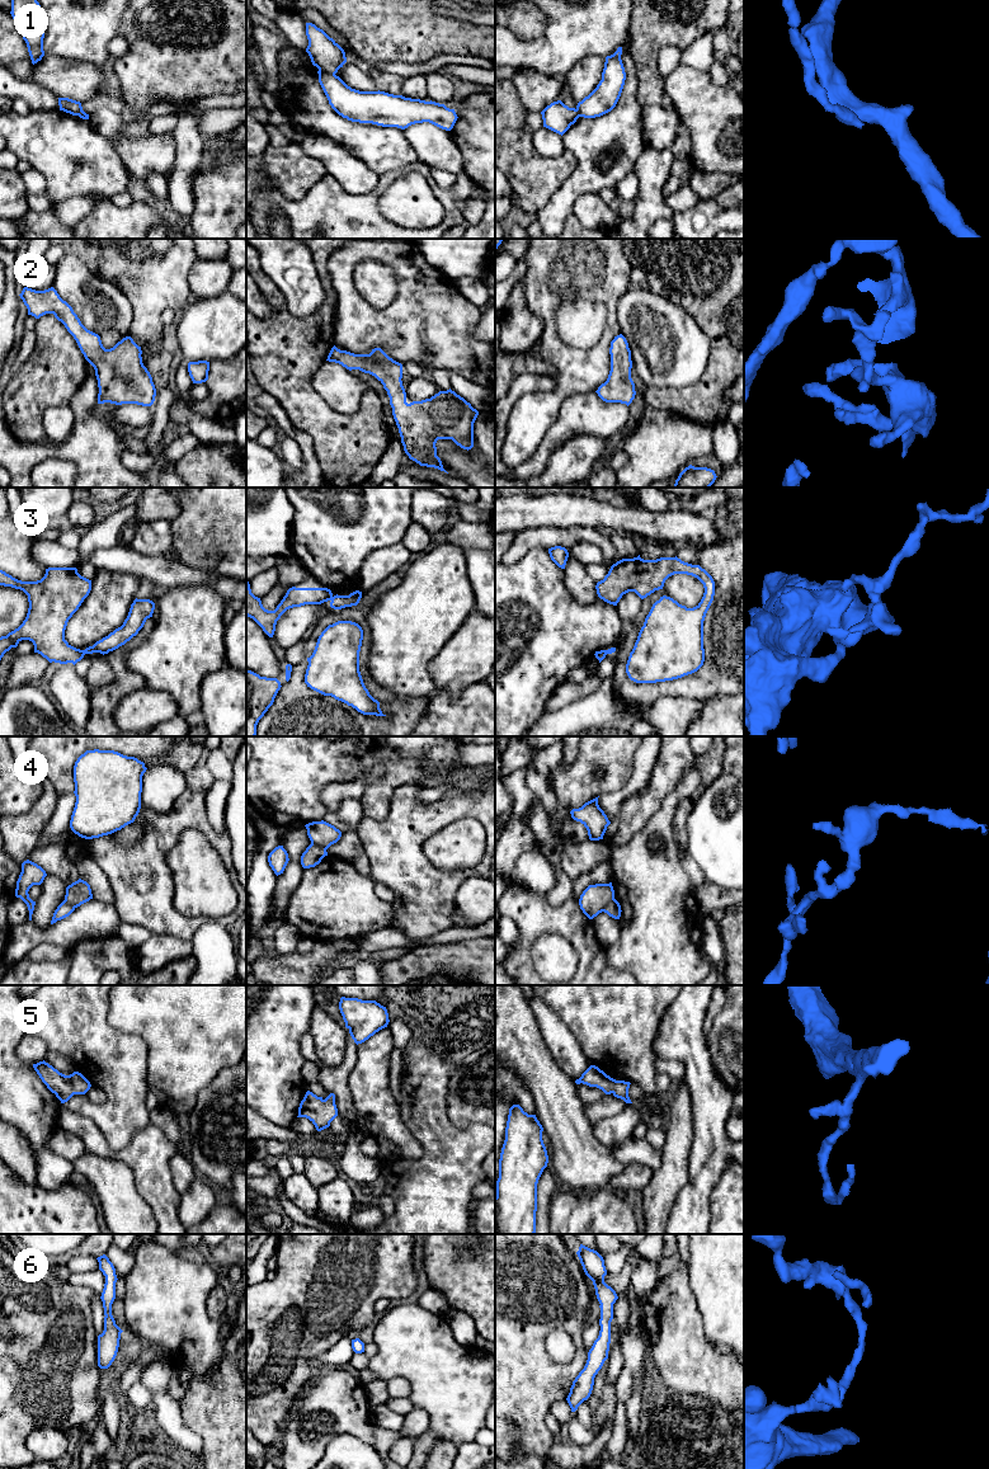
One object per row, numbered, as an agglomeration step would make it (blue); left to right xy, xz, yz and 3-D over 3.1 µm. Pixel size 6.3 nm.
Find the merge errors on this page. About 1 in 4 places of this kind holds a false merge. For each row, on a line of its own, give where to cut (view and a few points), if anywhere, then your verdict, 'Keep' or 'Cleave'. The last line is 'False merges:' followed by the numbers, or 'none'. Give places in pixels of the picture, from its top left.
1: Split along xz (319, 69), (334, 75). Cleave
2: No split. Keep
3: Split along xy (83, 650), (85, 653). Cleave
4: Split along xz (311, 842), (325, 851). Cleave
5: No split. Keep
6: No split. Keep
False merges: 1, 3, 4

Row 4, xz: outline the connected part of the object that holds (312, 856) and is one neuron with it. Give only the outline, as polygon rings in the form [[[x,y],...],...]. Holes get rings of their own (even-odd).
[[[311,843],[301,856],[301,865],[303,868],[315,867],[325,856],[328,852],[324,848]]]

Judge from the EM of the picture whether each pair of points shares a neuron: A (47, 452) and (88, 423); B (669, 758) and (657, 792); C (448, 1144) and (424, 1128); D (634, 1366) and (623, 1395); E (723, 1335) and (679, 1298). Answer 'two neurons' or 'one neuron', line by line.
A: one neuron
B: one neuron
C: one neuron
D: one neuron
E: two neurons

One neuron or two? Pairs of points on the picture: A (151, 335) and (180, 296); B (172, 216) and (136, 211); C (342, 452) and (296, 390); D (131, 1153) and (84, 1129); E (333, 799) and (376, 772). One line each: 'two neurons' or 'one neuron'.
A: one neuron
B: two neurons
C: one neuron
D: one neuron
E: one neuron

